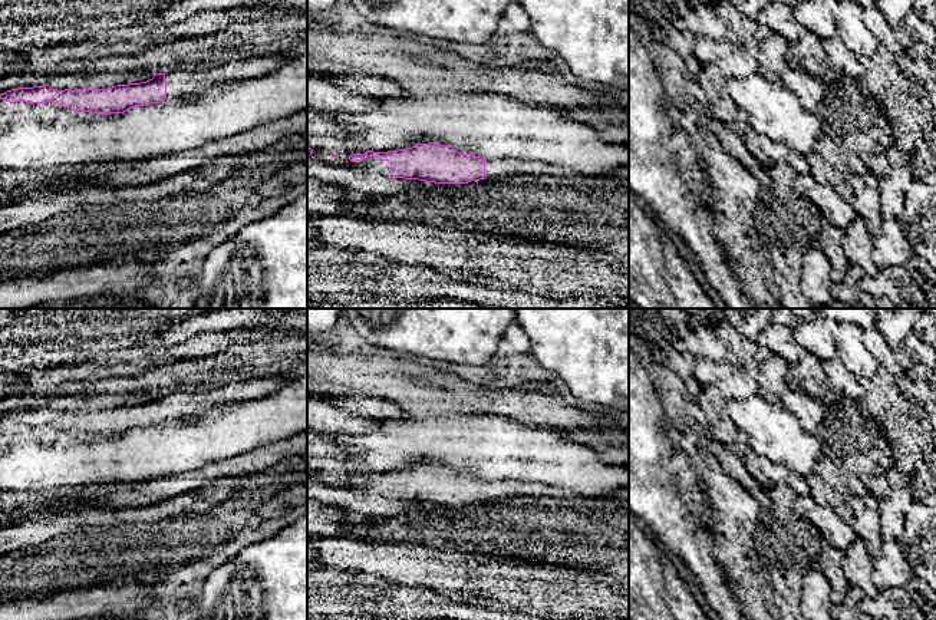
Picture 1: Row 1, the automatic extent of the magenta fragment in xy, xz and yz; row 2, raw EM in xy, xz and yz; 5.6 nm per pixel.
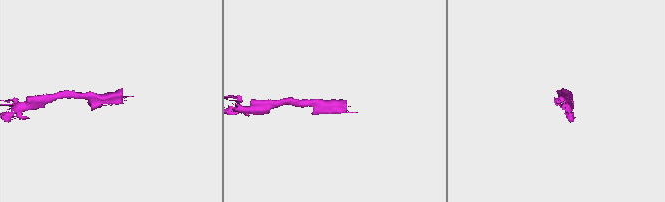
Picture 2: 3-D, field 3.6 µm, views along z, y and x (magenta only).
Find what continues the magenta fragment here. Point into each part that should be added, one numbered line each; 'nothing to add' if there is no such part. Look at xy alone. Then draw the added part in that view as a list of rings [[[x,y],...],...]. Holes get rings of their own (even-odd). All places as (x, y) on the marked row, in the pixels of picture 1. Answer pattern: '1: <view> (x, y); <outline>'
1: xy (181, 83); [[[299,40],[287,46],[277,47],[273,53],[260,57],[240,59],[221,63],[208,69],[187,70],[174,69],[165,73],[167,98],[184,99],[201,95],[212,86],[241,82],[271,73],[284,66],[291,59],[303,55],[307,46]]]
2: xy (45, 114); [[[0,99],[0,131],[10,126],[13,122],[34,121],[43,126],[49,126],[60,111],[67,111],[69,106],[60,106],[55,102],[27,103],[19,100],[14,103]]]

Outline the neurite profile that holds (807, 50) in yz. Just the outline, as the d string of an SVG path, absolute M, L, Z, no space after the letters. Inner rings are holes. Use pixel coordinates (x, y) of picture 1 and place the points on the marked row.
M802 29L800 39L790 43L785 60L790 69L801 69L820 80L825 82L831 76L823 50L823 39L810 29Z

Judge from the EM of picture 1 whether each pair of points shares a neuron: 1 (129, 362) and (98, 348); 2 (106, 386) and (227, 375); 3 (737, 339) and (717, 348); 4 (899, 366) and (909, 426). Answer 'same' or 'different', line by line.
1: different
2: same
3: different
4: different

